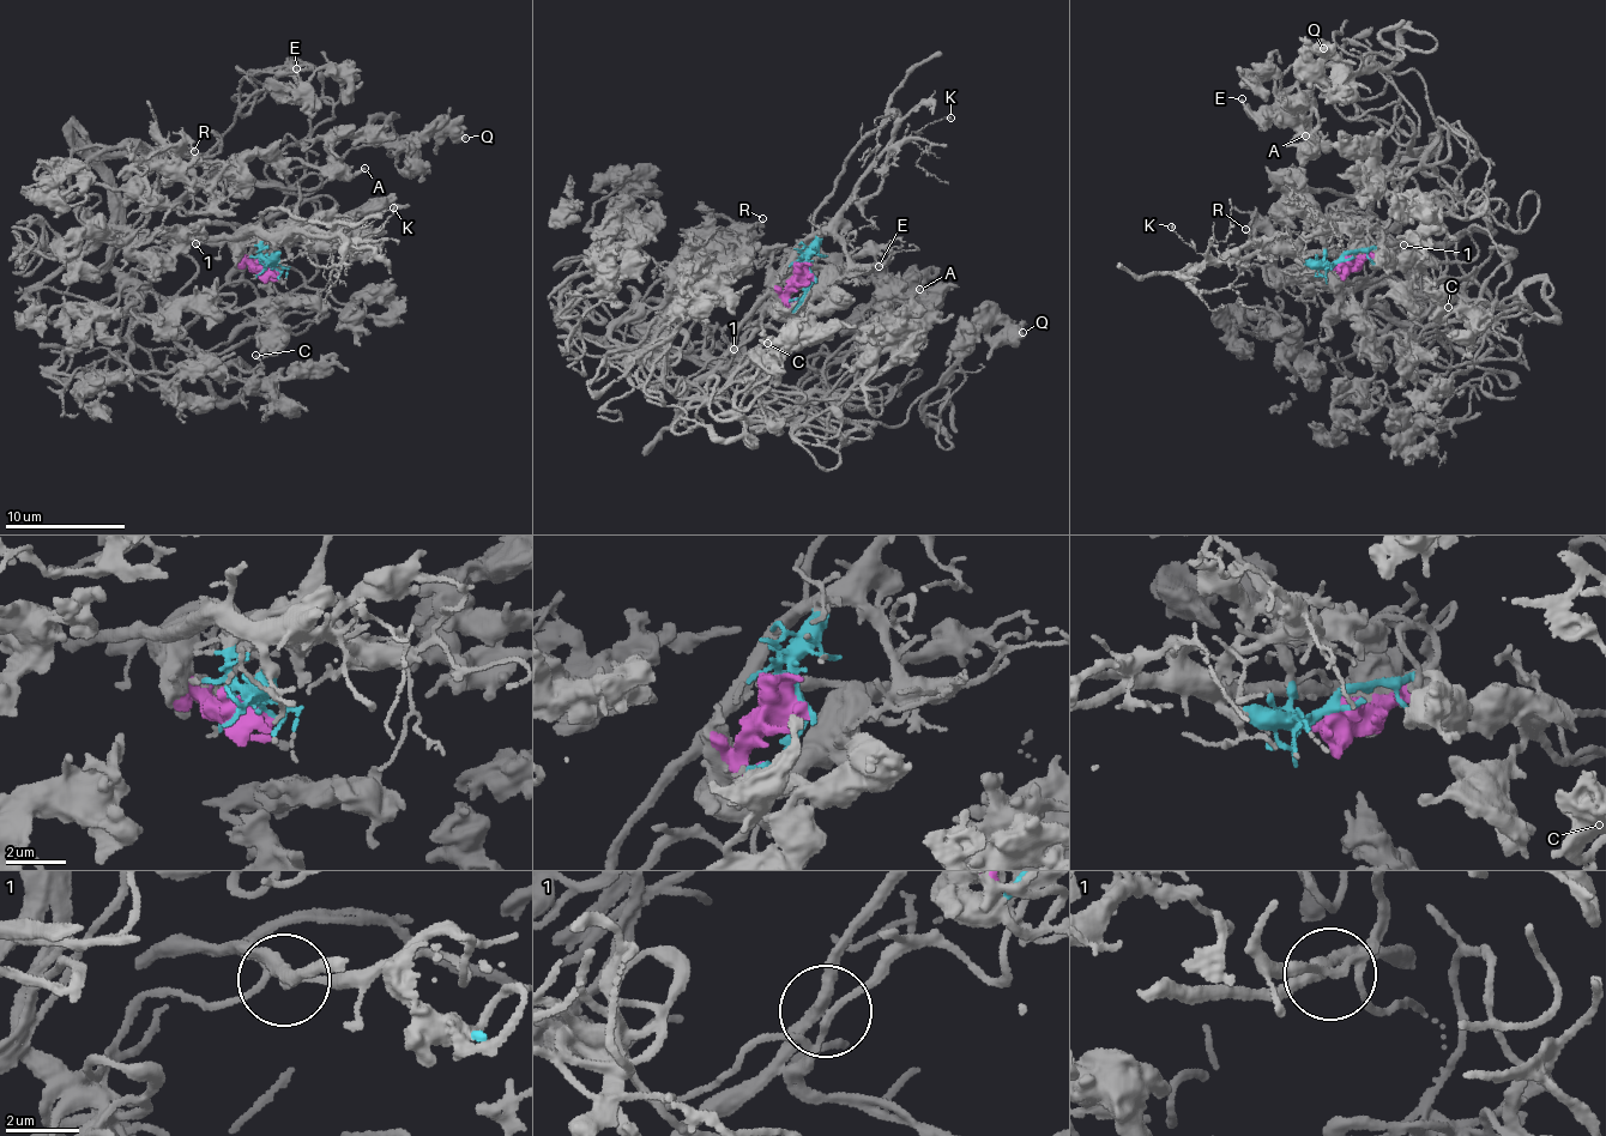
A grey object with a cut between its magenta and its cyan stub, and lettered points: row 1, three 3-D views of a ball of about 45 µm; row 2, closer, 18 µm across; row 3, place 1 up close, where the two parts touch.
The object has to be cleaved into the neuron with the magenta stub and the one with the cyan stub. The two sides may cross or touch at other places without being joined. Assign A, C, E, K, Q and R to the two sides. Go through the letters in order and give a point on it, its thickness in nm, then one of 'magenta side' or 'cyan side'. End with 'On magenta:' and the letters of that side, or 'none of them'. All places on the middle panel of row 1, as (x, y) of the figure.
A: place (919, 289); calibre 180 nm; magenta side
C: place (767, 343); calibre 150 nm; magenta side
E: place (879, 266); calibre 150 nm; magenta side
K: place (951, 118); calibre 110 nm; cyan side
Q: place (1022, 332); calibre 650 nm; magenta side
R: place (762, 218); calibre 120 nm; magenta side
On magenta: A, C, E, Q, R

